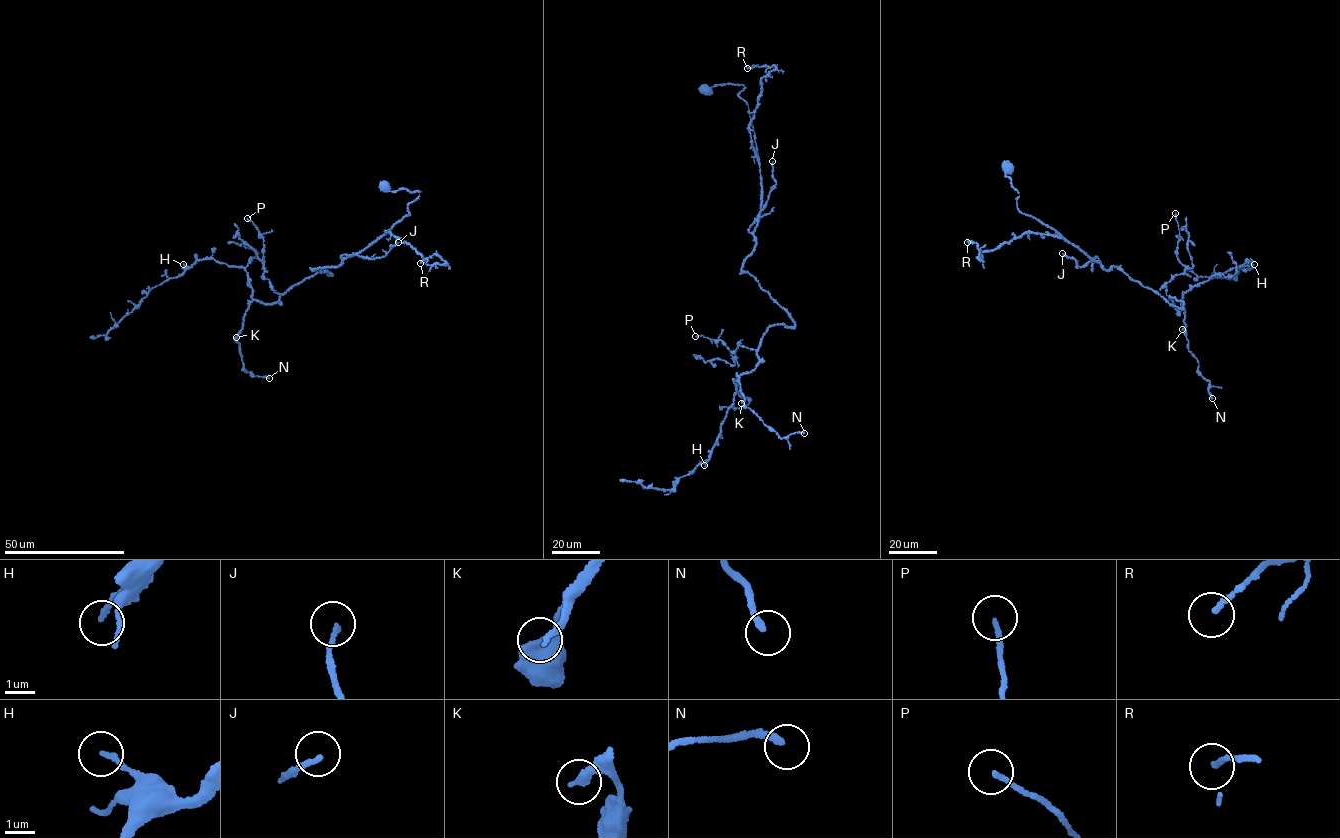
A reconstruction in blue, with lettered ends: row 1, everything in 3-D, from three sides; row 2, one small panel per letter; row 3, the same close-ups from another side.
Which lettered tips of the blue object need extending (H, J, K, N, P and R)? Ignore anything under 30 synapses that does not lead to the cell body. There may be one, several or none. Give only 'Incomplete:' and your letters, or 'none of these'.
Incomplete: K, N

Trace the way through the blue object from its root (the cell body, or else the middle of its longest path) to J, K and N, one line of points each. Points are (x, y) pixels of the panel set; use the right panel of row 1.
J: (1007, 168), (1005, 175), (1019, 193), (1018, 210), (1049, 226), (1093, 259), (1076, 267), (1076, 261), (1062, 253)
K: (1007, 168), (1018, 210), (1105, 269), (1181, 301), (1169, 296), (1178, 311), (1182, 300), (1182, 329)
N: (1007, 168), (1021, 212), (1105, 269), (1181, 301), (1169, 296), (1178, 311), (1182, 300), (1212, 398)

